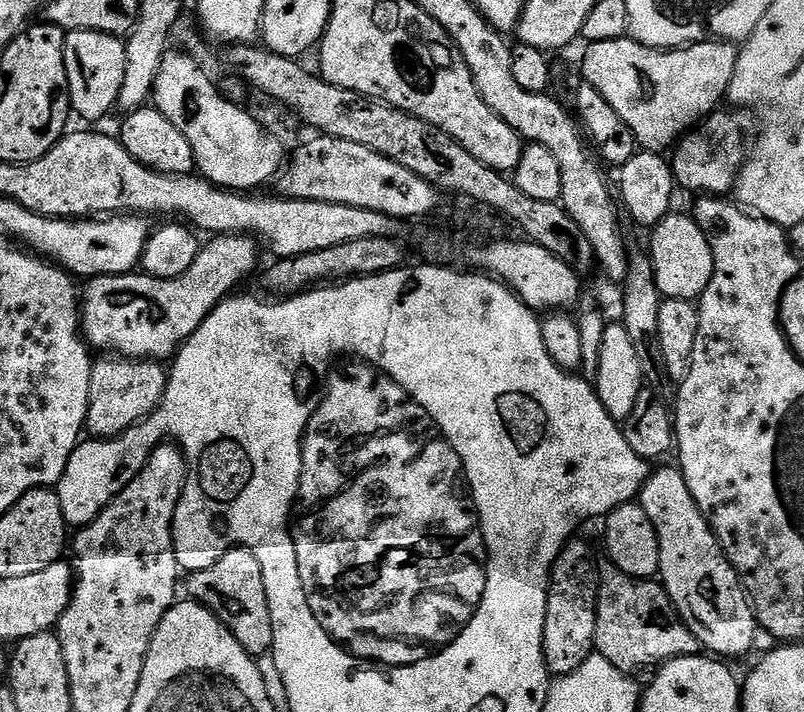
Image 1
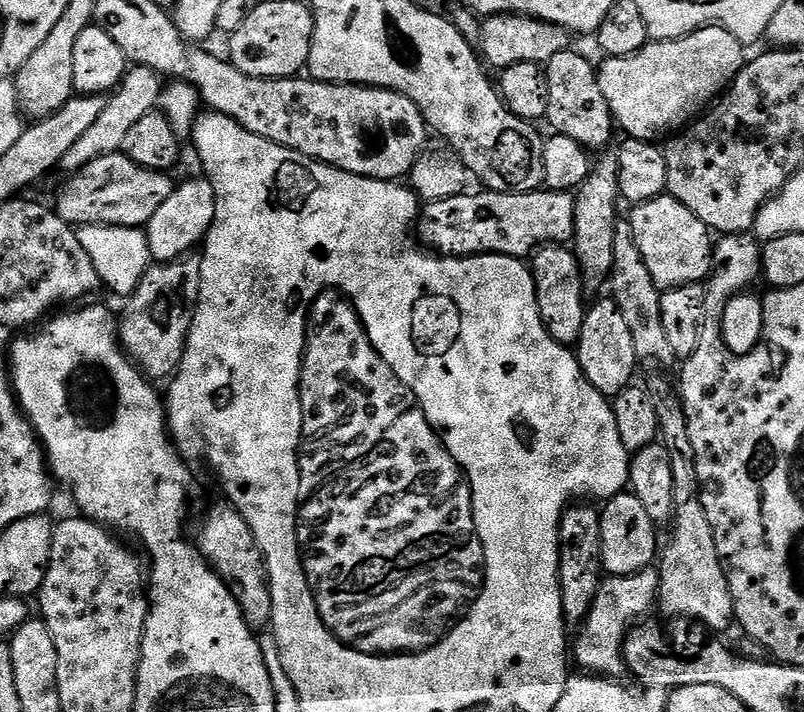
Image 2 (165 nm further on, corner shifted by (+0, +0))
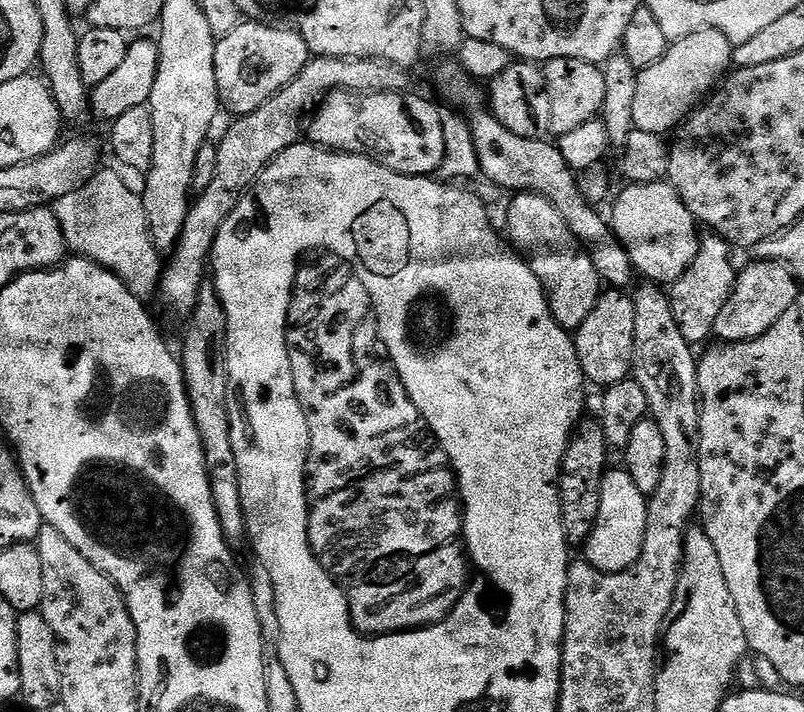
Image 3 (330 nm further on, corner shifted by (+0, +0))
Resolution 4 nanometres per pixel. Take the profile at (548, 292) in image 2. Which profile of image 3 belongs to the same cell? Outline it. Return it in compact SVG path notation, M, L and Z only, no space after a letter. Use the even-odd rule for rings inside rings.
M522 192L511 197L512 205L508 208L508 236L512 239L511 247L515 249L522 259L530 266L530 270L544 287L544 297L548 299L548 309L558 322L558 326L575 330L586 322L590 310L598 302L602 291L602 281L598 270L594 270L594 262L585 250L576 235L566 226L566 218L553 206L547 196L539 196L537 192Z

